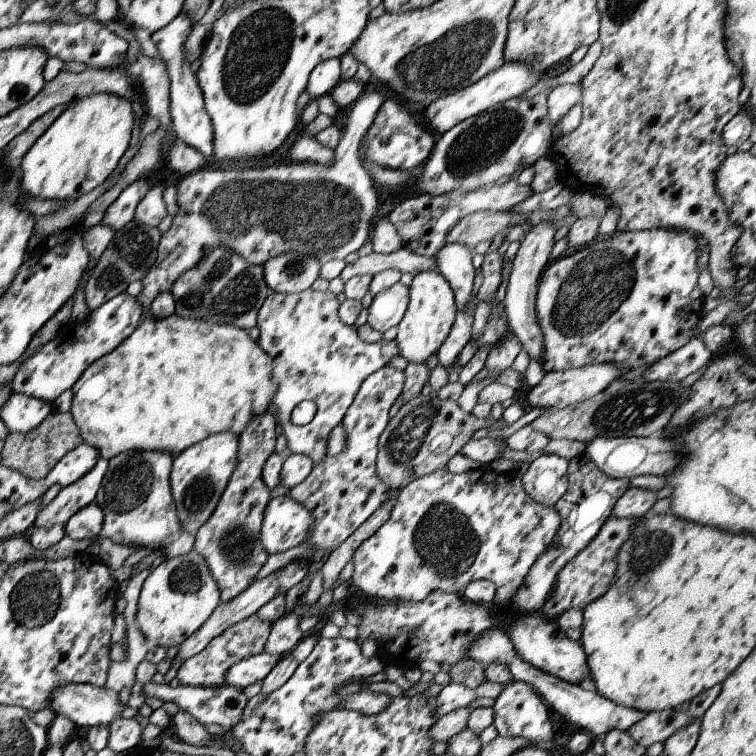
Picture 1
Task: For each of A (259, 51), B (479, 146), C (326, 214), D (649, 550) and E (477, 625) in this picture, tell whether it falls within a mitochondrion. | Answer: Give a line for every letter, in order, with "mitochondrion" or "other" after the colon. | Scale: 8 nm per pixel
A: mitochondrion
B: mitochondrion
C: mitochondrion
D: mitochondrion
E: other

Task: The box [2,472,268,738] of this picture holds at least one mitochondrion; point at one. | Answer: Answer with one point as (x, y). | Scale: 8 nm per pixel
(36, 599)

